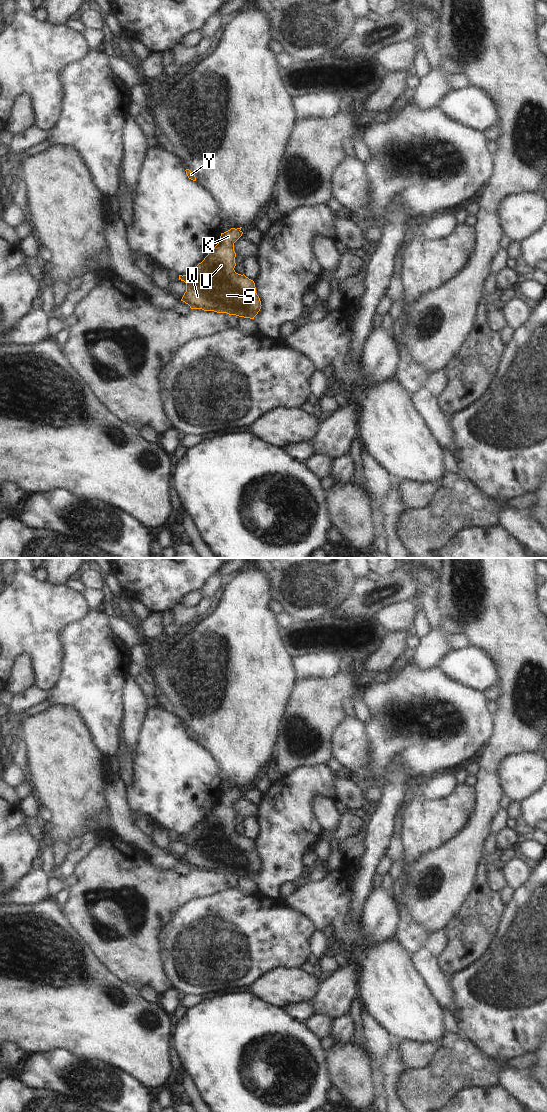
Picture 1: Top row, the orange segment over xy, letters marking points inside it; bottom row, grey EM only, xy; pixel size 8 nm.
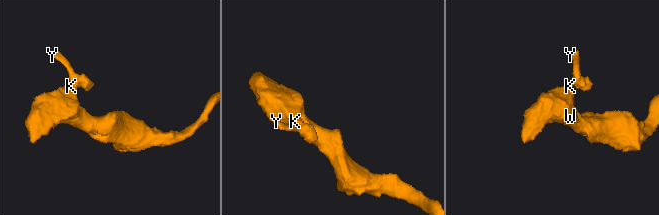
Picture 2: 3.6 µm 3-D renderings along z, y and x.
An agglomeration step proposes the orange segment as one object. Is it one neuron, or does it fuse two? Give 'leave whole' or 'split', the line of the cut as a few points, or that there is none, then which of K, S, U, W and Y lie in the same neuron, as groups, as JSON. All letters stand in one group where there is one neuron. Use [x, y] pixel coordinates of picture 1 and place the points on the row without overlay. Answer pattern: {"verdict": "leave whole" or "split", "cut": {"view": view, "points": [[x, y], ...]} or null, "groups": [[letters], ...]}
{"verdict": "leave whole", "cut": null, "groups": [["K", "S", "U", "W", "Y"]]}

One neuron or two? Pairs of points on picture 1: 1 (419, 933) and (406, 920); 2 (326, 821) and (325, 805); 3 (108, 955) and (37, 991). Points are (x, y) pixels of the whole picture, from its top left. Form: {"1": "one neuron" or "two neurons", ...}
{"1": "one neuron", "2": "one neuron", "3": "two neurons"}

